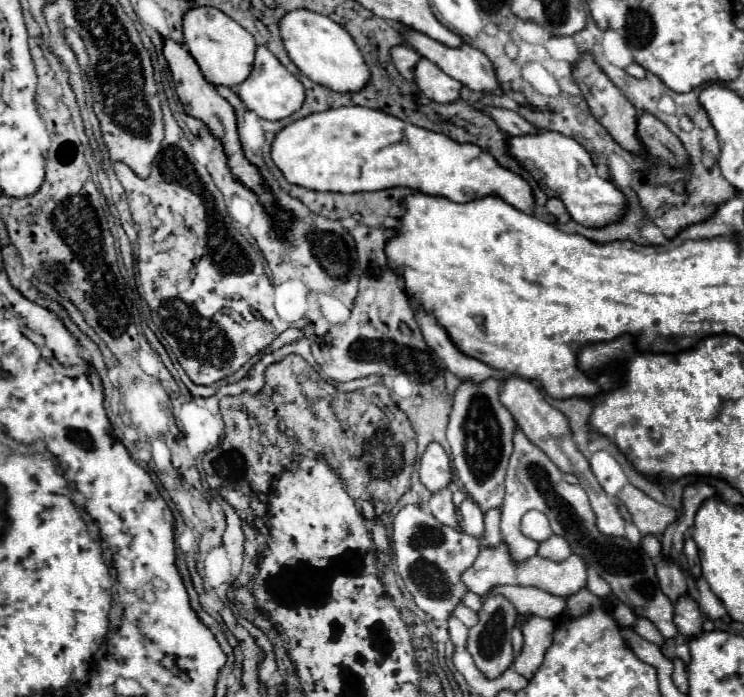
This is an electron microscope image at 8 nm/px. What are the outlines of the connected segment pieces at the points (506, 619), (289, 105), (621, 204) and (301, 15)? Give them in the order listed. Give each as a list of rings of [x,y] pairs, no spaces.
[[[495,590],[487,592],[483,608],[479,610],[479,622],[469,630],[469,644],[467,644],[467,650],[473,656],[477,668],[487,678],[497,678],[501,672],[505,672],[513,662],[513,652],[517,658],[519,650],[523,648],[523,634],[513,634],[513,648],[511,648],[511,630],[515,626],[515,620],[517,620],[515,606],[511,606],[511,602],[495,593]]]
[[[265,46],[257,48],[253,72],[251,72],[251,76],[243,84],[239,84],[235,88],[235,92],[239,94],[239,98],[243,100],[243,104],[247,106],[247,110],[251,110],[259,118],[271,120],[271,122],[289,118],[293,112],[297,112],[301,108],[301,104],[305,100],[305,88],[303,88],[303,84]]]
[[[543,130],[537,134],[509,138],[509,150],[519,164],[533,174],[547,196],[565,202],[567,212],[575,222],[583,226],[609,226],[611,222],[619,222],[627,212],[625,194],[613,182],[597,174],[591,154],[577,140],[559,132]]]
[[[293,10],[281,20],[281,38],[295,66],[313,82],[335,92],[359,92],[367,86],[371,72],[367,70],[365,58],[349,32],[331,18],[309,10]]]

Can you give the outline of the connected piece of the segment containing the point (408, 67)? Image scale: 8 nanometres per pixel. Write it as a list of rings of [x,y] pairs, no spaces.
[[[395,46],[391,50],[391,58],[393,58],[397,70],[403,74],[403,78],[413,82],[413,78],[415,78],[413,72],[415,72],[415,64],[419,60],[419,54],[413,48],[407,48],[407,46]]]

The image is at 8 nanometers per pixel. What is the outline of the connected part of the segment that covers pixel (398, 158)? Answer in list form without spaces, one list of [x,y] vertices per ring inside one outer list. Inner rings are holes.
[[[343,106],[343,108],[331,108],[325,112],[311,114],[307,118],[301,118],[293,122],[291,126],[283,128],[275,140],[271,150],[273,162],[279,166],[279,170],[285,174],[285,178],[291,184],[319,190],[319,192],[375,192],[375,190],[387,190],[395,186],[407,186],[411,190],[419,190],[431,196],[445,196],[453,202],[471,202],[475,198],[483,196],[501,196],[505,202],[515,206],[521,212],[533,214],[535,210],[535,198],[531,194],[529,182],[507,170],[501,168],[487,150],[475,146],[475,144],[461,144],[451,140],[449,136],[441,132],[423,130],[411,122],[403,122],[391,114],[383,114],[381,110],[363,108],[363,106]]]

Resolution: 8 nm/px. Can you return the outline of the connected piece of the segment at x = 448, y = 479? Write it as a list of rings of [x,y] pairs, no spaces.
[[[433,442],[427,446],[427,450],[421,458],[421,464],[419,464],[419,476],[421,476],[421,482],[431,492],[449,488],[449,484],[453,482],[453,468],[451,468],[451,460],[441,444]]]

